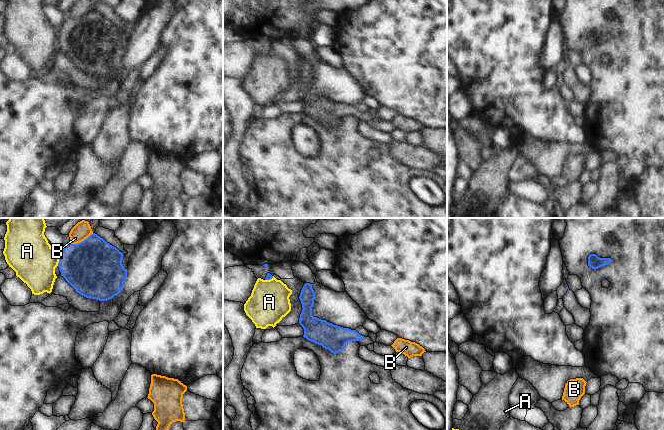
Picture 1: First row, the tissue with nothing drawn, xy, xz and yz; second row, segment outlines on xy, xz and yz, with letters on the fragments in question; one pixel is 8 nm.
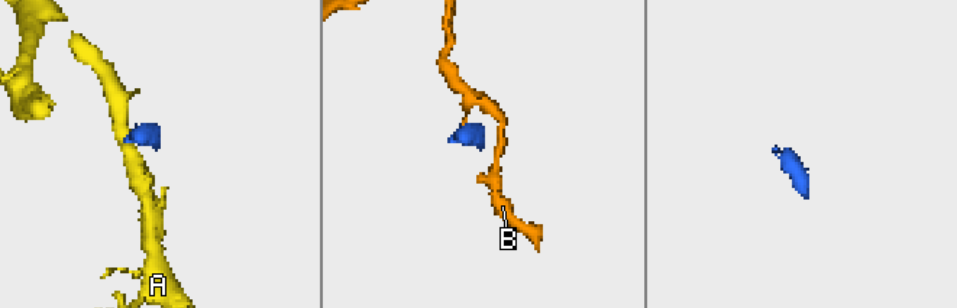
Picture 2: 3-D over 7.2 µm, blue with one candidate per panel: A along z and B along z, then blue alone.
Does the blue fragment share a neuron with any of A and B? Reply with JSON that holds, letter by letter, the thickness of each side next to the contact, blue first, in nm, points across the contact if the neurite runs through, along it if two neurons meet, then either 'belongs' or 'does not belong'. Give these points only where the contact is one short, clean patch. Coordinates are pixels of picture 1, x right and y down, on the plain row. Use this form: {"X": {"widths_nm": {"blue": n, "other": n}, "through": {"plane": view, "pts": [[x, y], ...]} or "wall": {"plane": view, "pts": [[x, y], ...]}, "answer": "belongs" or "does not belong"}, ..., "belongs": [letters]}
{"A": {"widths_nm": {"blue": 420, "other": 360}, "answer": "does not belong"}, "B": {"widths_nm": {"blue": 460, "other": 140}, "wall": {"plane": "xy", "pts": [[93, 9], [77, 19], [70, 19]]}, "answer": "does not belong"}, "belongs": []}

